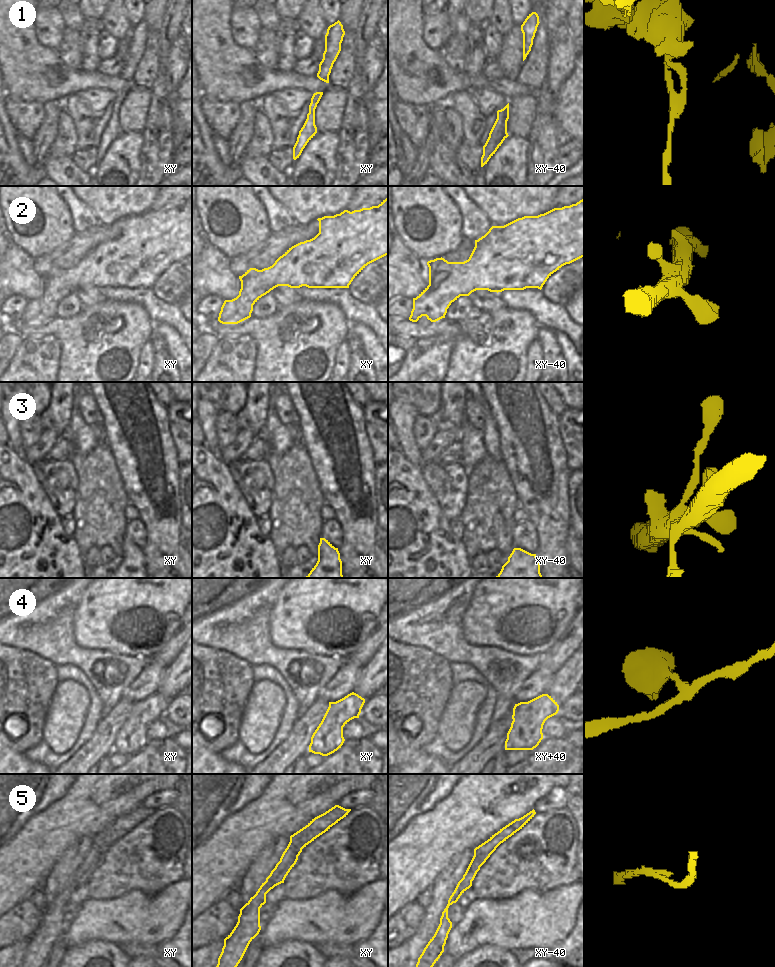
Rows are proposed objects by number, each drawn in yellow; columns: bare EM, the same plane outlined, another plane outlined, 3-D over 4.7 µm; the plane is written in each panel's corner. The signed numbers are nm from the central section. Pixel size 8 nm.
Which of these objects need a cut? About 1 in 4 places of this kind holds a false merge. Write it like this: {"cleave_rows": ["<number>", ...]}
{"cleave_rows": ["1"]}

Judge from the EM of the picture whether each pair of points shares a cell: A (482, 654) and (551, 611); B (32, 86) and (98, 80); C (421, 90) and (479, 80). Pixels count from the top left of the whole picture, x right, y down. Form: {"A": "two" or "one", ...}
{"A": "two", "B": "one", "C": "one"}

